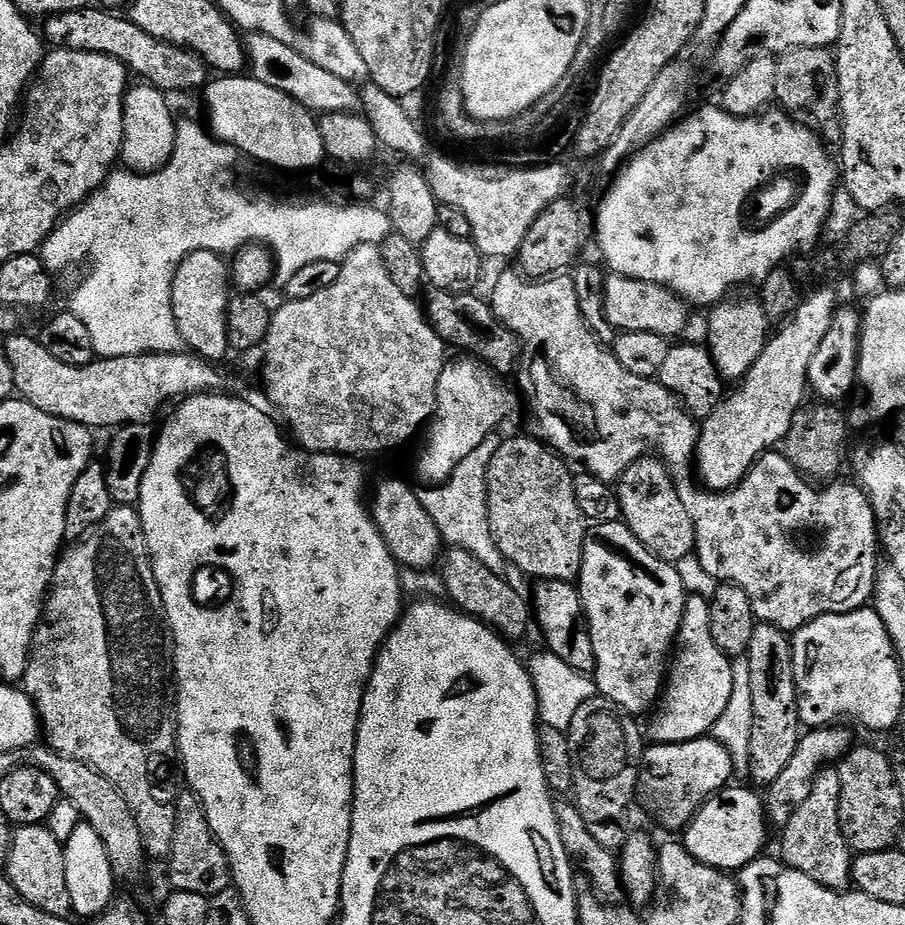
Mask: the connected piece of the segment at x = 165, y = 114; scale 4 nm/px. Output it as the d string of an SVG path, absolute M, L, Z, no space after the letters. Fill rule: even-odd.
M136 82L124 96L124 151L122 160L137 174L158 172L174 154L177 117L172 117L169 97L151 84Z

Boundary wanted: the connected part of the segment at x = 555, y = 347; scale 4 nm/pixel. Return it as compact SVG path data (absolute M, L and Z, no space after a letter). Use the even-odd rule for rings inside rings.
M519 271L504 272L496 280L496 285L492 288L490 303L494 314L501 320L516 337L519 338L523 351L540 352L528 365L525 363L519 369L520 388L524 391L524 400L528 403L528 412L532 415L532 428L536 439L551 446L556 452L571 462L573 465L581 464L581 469L587 470L592 475L597 476L602 482L612 486L619 481L623 472L634 462L645 459L649 455L651 448L656 448L655 455L664 461L668 468L668 473L672 475L672 481L676 483L678 498L682 498L682 506L686 506L686 514L690 514L690 522L694 522L696 531L696 550L694 555L702 562L702 567L709 574L714 574L718 582L725 584L736 584L744 588L746 594L752 600L753 614L757 621L765 624L773 624L789 634L797 632L802 625L810 623L814 618L825 616L826 614L846 614L859 608L865 607L876 595L876 577L881 571L880 556L882 560L882 541L877 527L876 514L872 509L872 504L868 500L868 495L864 489L852 484L840 484L841 482L832 482L827 486L817 486L801 476L795 466L779 451L773 450L764 453L757 459L749 470L748 475L740 481L734 488L729 488L726 492L713 492L698 483L694 475L694 461L696 459L696 447L700 441L701 425L693 419L688 409L677 399L676 393L663 387L659 379L653 378L647 380L638 374L630 374L622 362L611 350L605 347L601 341L597 340L595 334L588 328L583 320L582 311L578 306L578 295L575 290L573 277L568 274L561 274L546 280L530 280Z

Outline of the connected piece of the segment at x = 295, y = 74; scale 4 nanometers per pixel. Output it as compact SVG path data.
M261 32L247 33L246 60L250 74L258 82L266 82L266 86L282 90L282 94L294 98L296 103L313 114L361 111L360 92L353 81L338 78L338 74L330 74L330 70L322 70L322 66L314 66L314 62L310 62L310 58L306 58L295 46L278 42L278 38L270 38Z

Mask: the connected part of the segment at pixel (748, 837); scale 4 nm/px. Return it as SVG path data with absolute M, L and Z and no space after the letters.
M729 786L716 793L698 810L698 814L683 829L682 843L698 862L729 874L739 873L750 862L761 859L770 825L766 819L766 804L751 787Z

